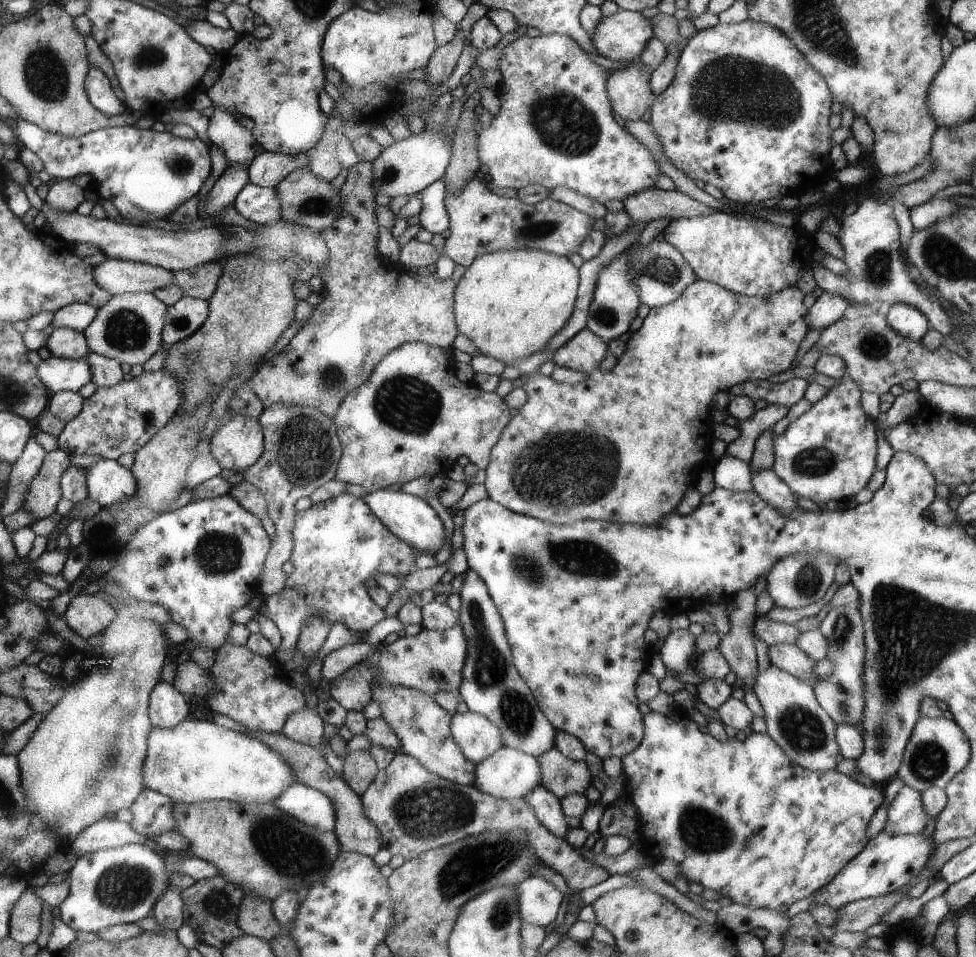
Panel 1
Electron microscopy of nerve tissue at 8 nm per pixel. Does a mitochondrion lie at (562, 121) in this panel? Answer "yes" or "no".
yes

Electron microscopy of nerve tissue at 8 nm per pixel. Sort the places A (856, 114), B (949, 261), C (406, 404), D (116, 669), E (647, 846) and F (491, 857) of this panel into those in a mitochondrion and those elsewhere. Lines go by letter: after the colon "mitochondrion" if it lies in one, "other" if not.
A: other
B: mitochondrion
C: mitochondrion
D: mitochondrion
E: other
F: mitochondrion

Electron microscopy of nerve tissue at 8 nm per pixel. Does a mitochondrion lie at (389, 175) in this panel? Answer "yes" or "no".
no

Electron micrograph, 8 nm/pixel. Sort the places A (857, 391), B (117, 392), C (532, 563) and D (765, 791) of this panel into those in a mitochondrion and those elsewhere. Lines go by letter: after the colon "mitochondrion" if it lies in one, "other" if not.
A: other
B: other
C: mitochondrion
D: other

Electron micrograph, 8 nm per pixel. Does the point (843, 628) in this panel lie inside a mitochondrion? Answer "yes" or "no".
yes

